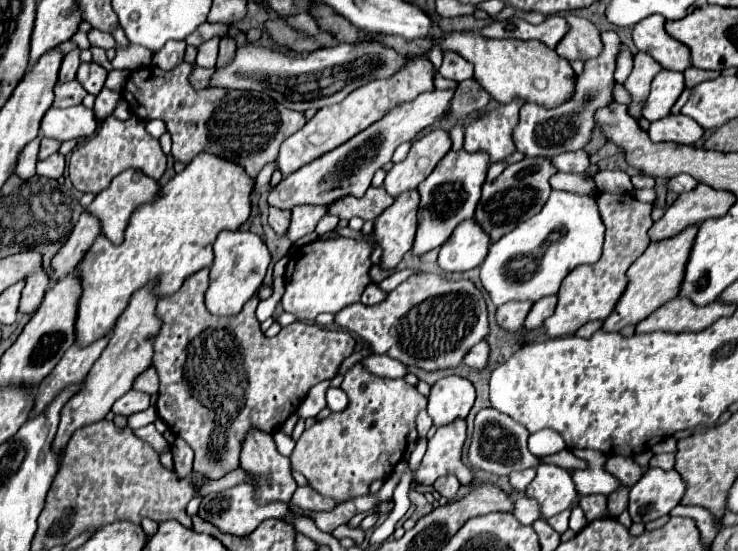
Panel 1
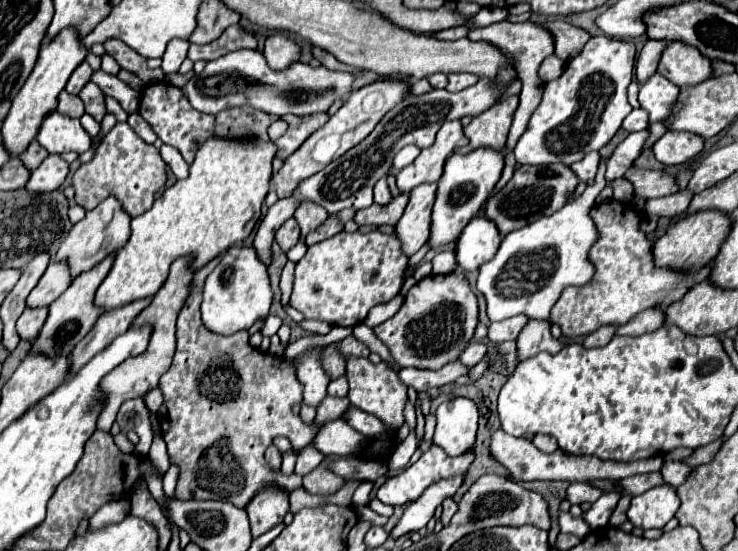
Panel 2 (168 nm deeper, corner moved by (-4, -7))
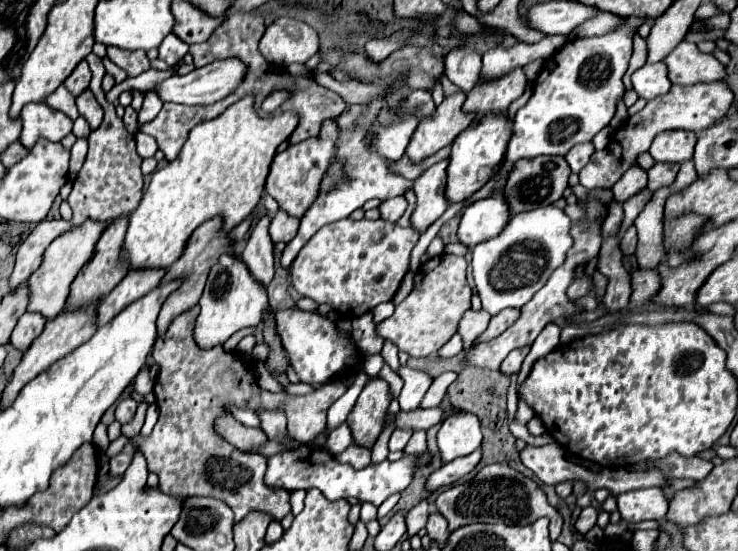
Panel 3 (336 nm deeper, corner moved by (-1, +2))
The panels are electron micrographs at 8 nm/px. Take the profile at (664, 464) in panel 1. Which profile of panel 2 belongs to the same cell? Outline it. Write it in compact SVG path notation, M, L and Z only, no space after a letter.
M664 462L662 468L660 468L660 474L662 474L664 482L672 484L674 488L678 488L686 480L686 476L690 472L692 472L692 468L686 466L686 464L682 464L682 462Z

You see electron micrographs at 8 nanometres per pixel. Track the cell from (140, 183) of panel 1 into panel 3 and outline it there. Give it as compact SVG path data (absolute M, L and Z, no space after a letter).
M85 221L81 227L75 227L73 233L63 233L57 237L49 249L45 251L43 265L29 277L27 287L29 287L29 313L41 313L45 319L53 319L65 305L69 297L69 287L81 267L91 259L93 249L97 245L97 237L101 237L101 231L107 227L107 223L97 223L97 221Z

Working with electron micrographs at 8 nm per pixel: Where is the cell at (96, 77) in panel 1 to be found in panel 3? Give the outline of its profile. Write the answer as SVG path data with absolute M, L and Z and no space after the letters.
M89 89L83 95L77 97L77 107L79 107L81 117L89 123L91 131L95 131L103 121L103 109L99 107L99 103L95 101L95 97L93 97L93 93Z

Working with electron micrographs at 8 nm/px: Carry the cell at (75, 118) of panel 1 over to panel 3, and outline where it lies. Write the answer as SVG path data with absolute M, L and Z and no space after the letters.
M45 103L25 105L21 117L23 117L23 131L19 141L27 149L31 149L39 137L45 137L49 141L61 141L65 135L71 133L73 127L73 121L65 113Z

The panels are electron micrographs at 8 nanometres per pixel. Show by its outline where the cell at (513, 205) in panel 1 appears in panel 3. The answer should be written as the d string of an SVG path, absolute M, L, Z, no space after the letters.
M553 155L553 157L533 157L533 159L521 159L515 163L515 169L511 171L507 183L505 183L505 197L509 201L511 213L523 213L537 207L547 207L561 199L563 191L567 189L569 179L569 165L565 157Z

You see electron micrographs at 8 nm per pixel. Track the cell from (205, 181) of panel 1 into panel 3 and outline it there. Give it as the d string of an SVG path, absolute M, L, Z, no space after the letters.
M247 95L213 121L197 125L189 133L177 159L153 173L151 185L147 187L141 205L129 219L129 229L123 245L123 259L129 261L129 267L171 267L181 257L191 233L201 223L215 215L223 215L223 229L231 231L257 207L277 147L287 141L293 129L299 125L299 115L293 111L281 111L271 117L259 117L253 109L253 103L255 97Z

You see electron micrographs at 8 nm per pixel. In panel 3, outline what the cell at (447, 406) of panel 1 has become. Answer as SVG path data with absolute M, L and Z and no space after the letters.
M457 413L441 423L437 433L439 457L449 463L457 457L465 457L481 447L481 429L473 413Z

